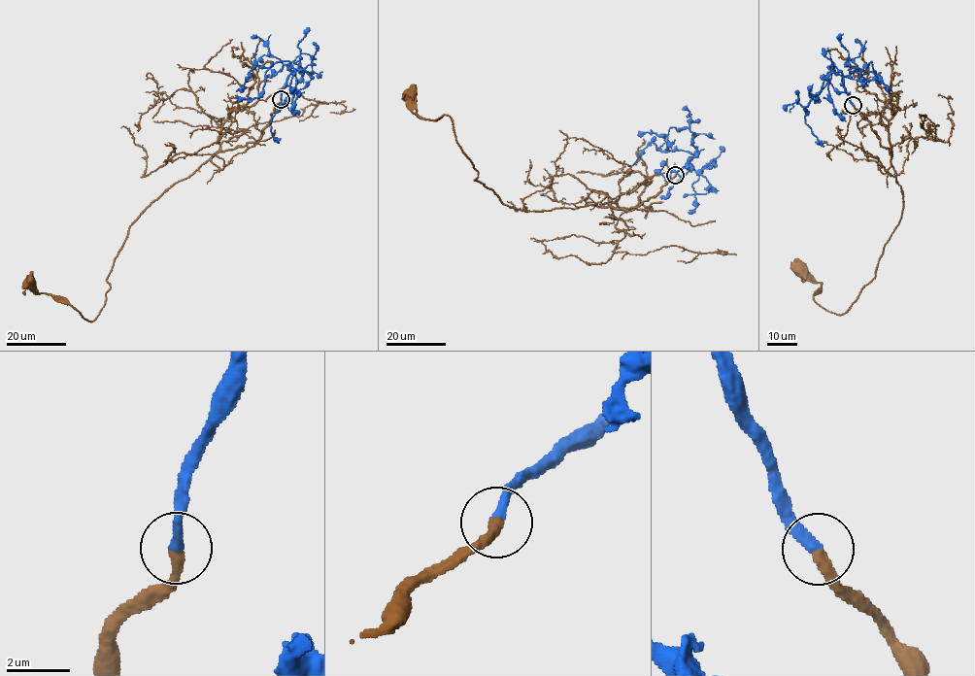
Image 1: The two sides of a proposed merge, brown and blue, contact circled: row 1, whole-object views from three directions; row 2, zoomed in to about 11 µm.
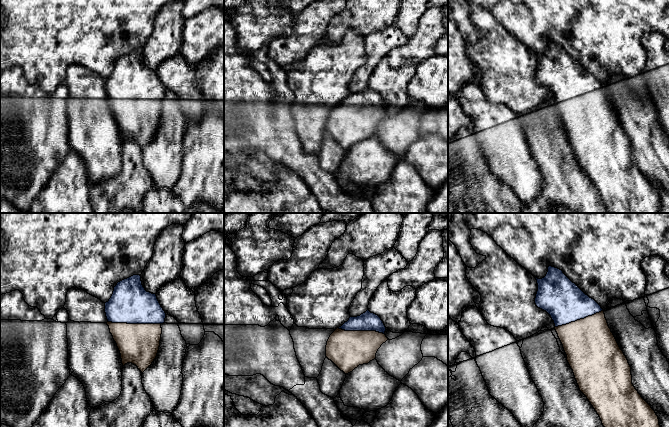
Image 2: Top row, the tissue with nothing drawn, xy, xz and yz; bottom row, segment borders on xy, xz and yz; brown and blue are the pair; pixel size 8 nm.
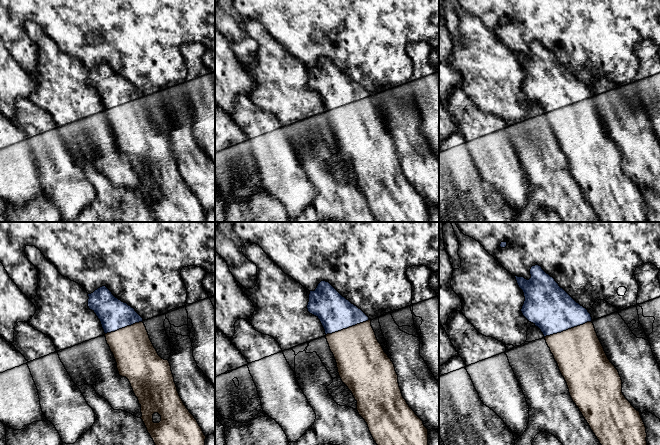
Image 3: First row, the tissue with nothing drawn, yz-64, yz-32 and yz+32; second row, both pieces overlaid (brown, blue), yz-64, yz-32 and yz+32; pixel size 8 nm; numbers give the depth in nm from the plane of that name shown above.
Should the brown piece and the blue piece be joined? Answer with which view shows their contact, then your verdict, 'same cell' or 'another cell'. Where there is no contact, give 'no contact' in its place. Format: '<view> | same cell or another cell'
xy | same cell

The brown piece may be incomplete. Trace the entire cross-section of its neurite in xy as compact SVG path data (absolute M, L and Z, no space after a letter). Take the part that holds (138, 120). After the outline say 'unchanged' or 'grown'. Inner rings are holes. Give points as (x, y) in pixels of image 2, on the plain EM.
M133 51L117 59L113 70L105 79L107 101L121 130L123 142L132 139L143 149L157 132L166 89L156 70L147 68L142 61L141 52Z; grown

